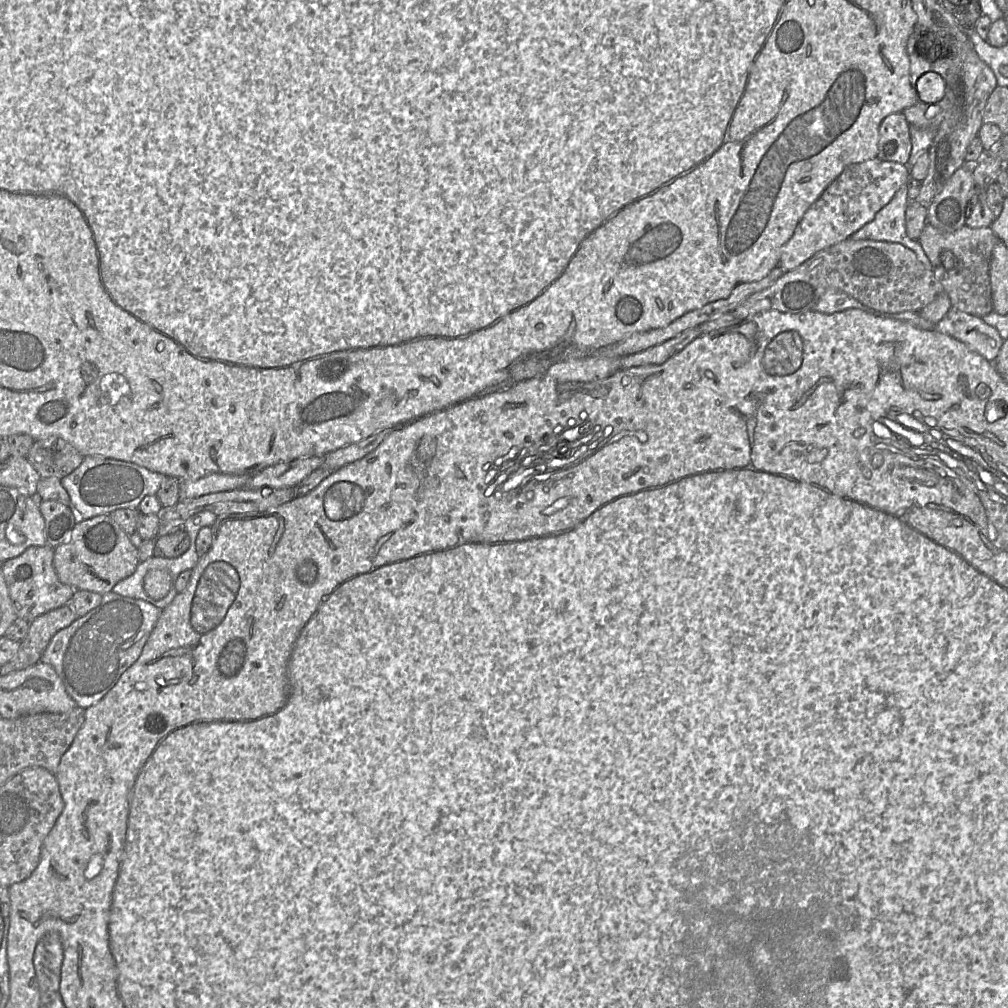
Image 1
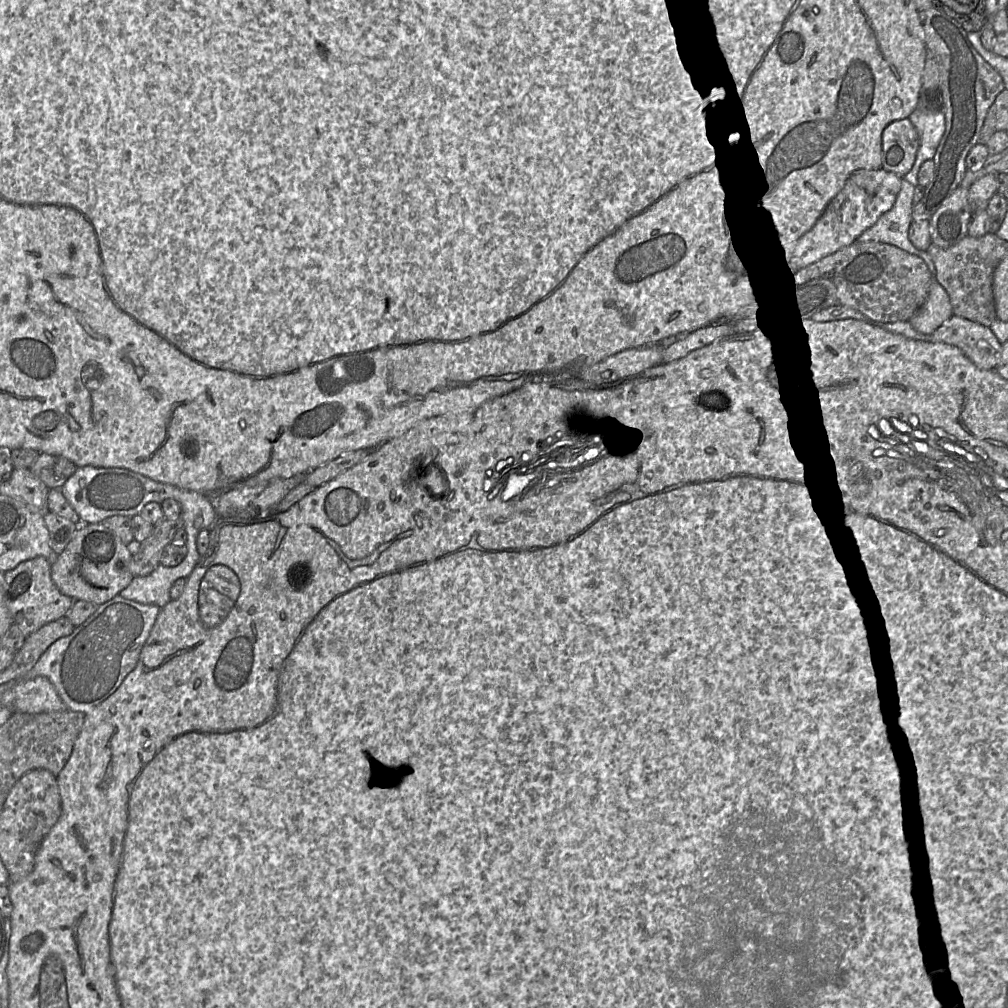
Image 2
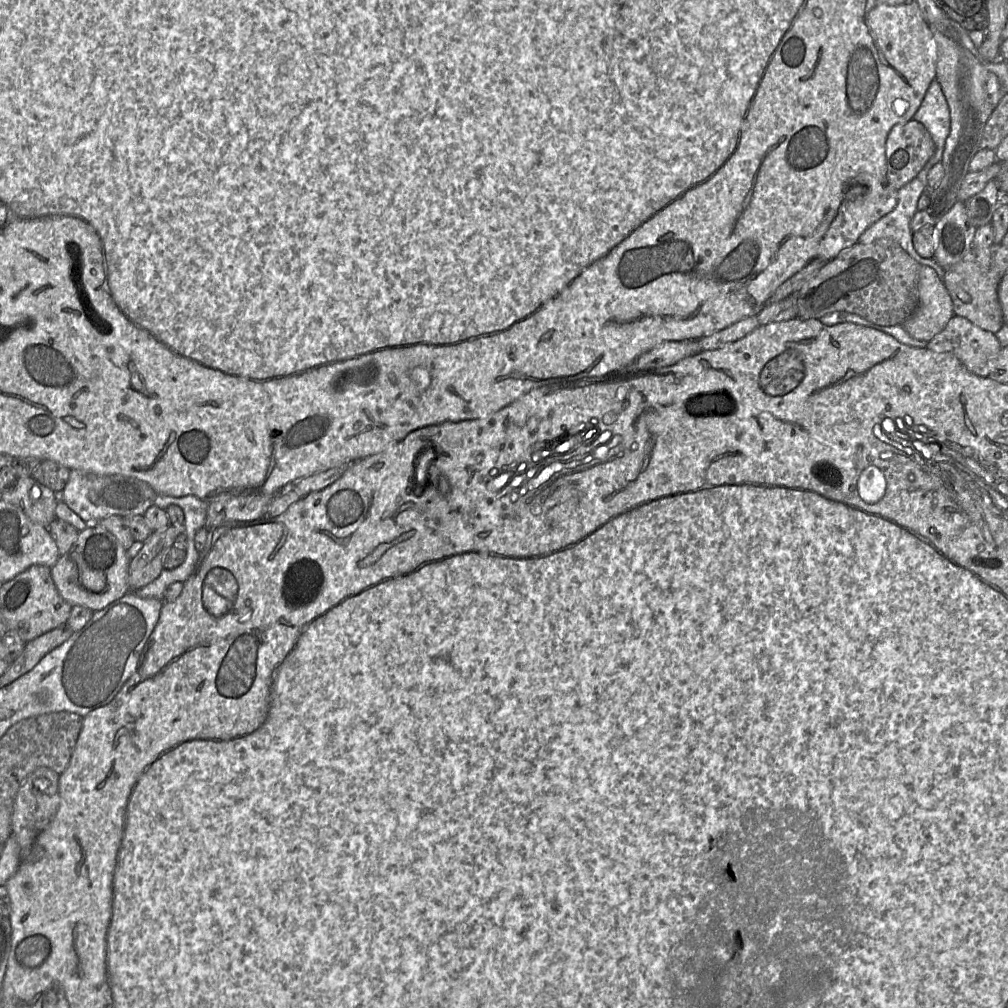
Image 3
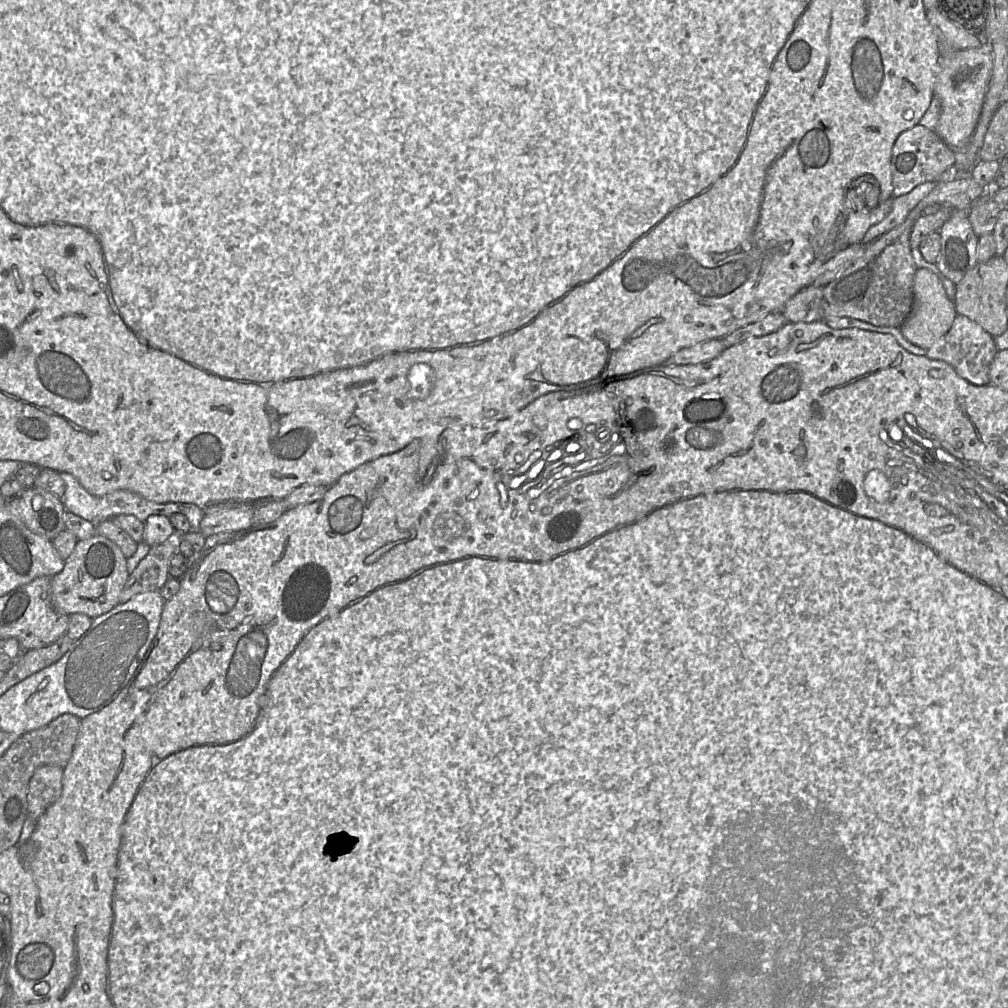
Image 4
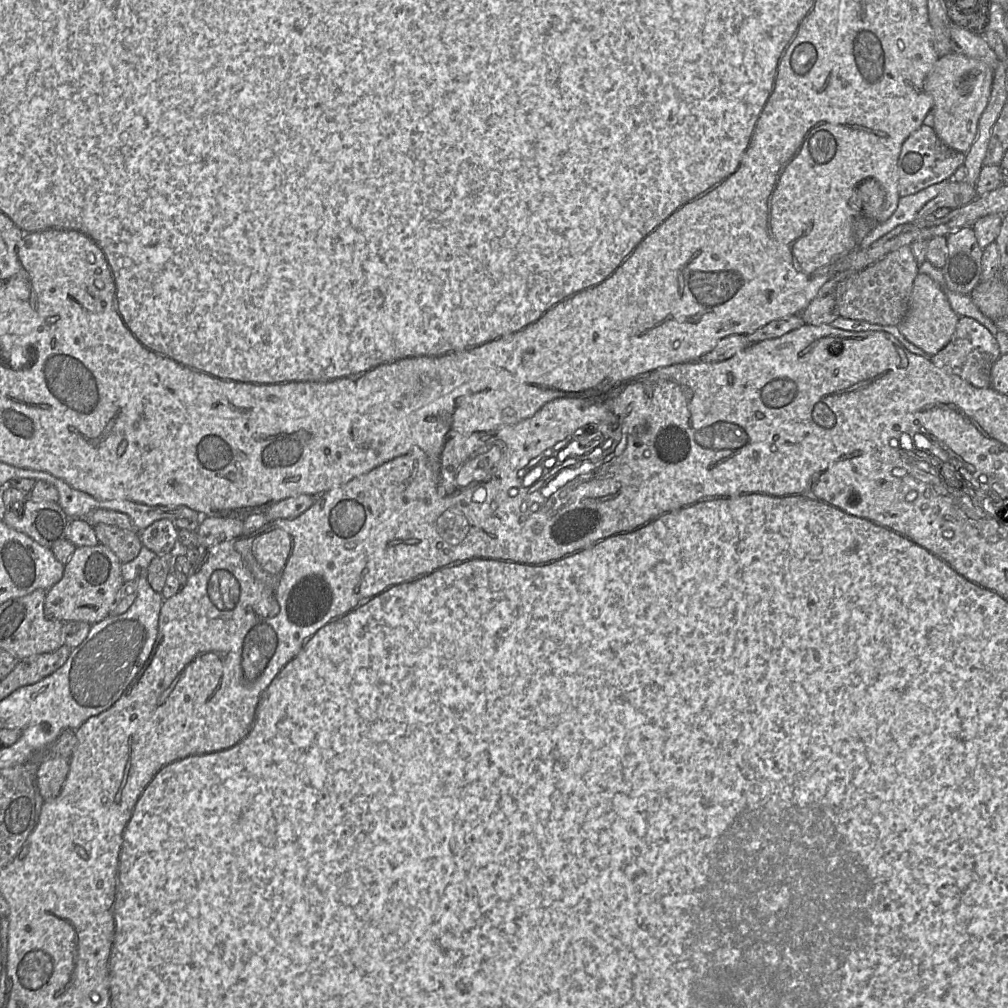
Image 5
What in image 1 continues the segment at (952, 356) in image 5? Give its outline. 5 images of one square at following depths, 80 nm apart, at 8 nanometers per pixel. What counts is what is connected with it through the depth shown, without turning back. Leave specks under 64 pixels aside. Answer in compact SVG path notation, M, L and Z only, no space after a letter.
M950 309L934 330L961 341L990 362L995 361L1004 341L982 318L956 309Z

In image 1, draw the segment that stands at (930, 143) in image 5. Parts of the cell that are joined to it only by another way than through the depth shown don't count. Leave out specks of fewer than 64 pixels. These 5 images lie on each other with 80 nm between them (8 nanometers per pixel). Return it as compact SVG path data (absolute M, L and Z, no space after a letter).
M902 113L885 117L879 127L878 158L907 165L912 151L911 127Z

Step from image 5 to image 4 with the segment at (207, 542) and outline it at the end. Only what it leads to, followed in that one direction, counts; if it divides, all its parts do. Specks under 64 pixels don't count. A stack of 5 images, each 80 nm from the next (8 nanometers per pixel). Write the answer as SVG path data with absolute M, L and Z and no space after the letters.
M255 503L209 507L200 522L199 531L206 537L222 532L238 532L253 522Z

